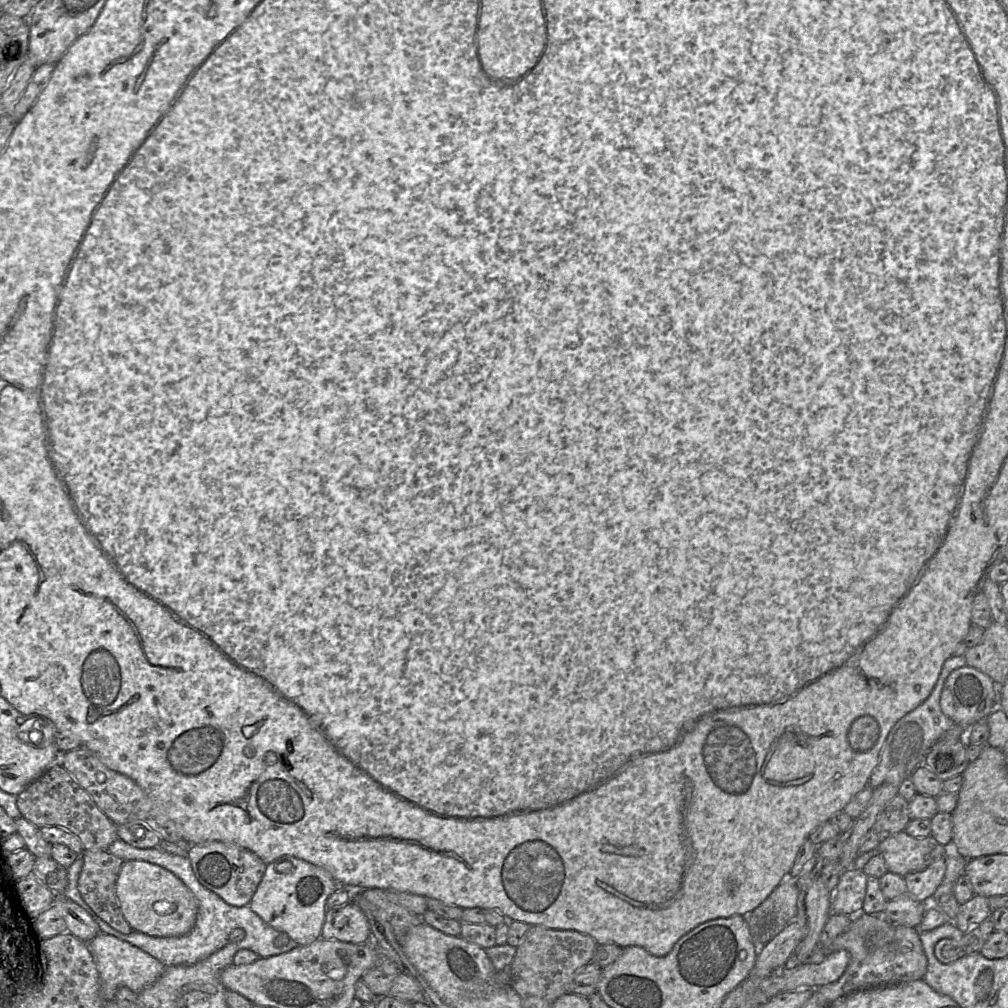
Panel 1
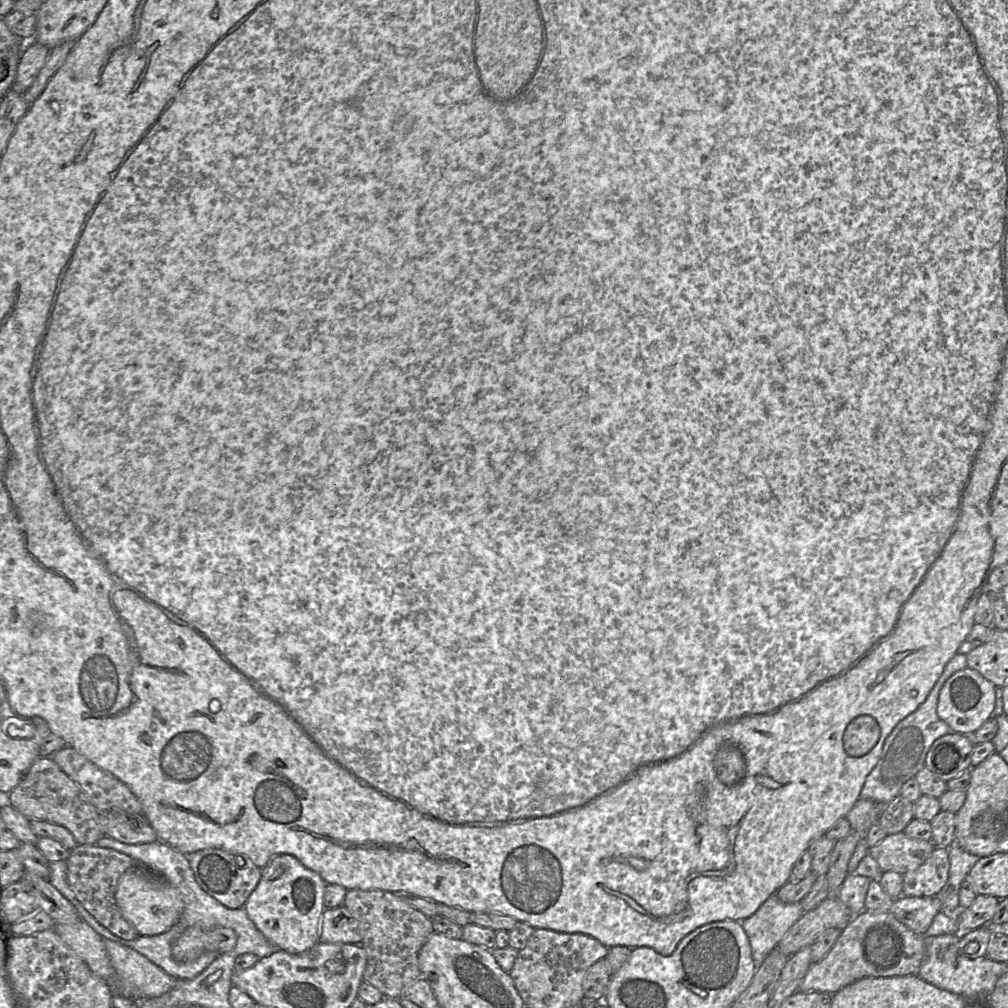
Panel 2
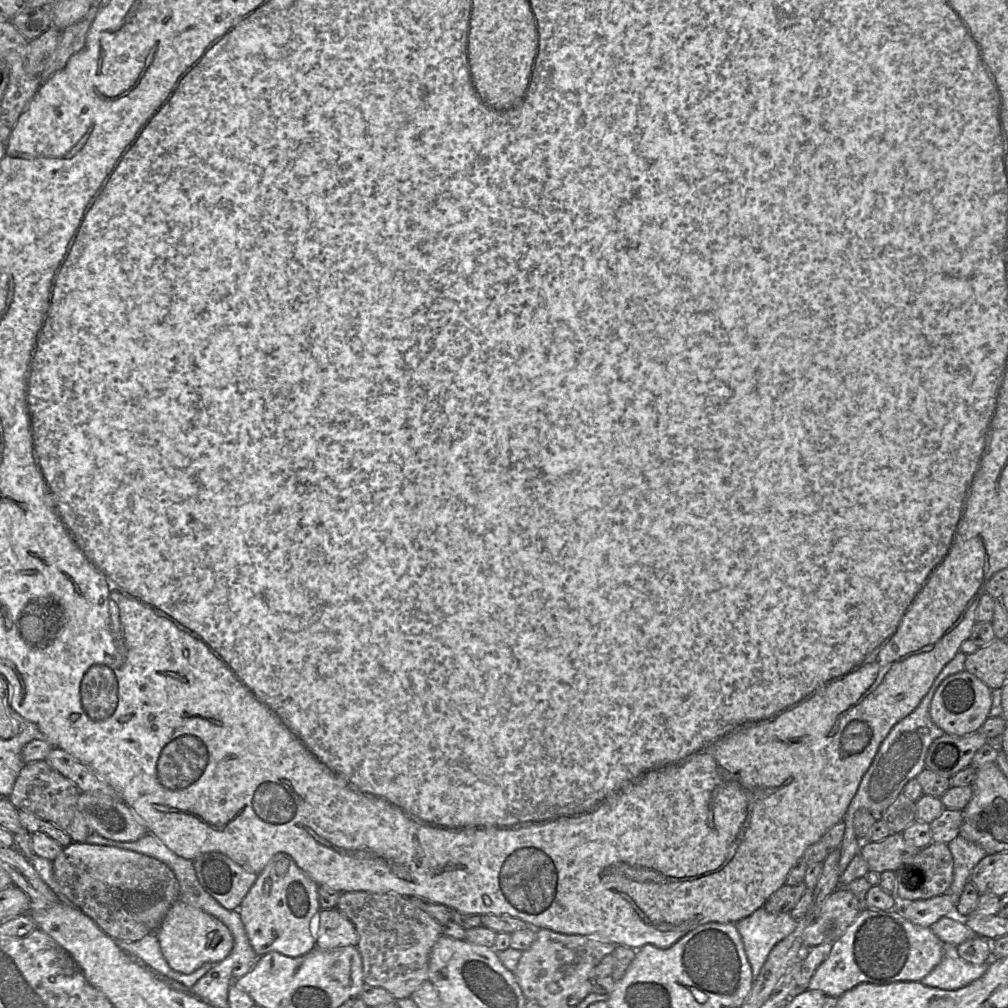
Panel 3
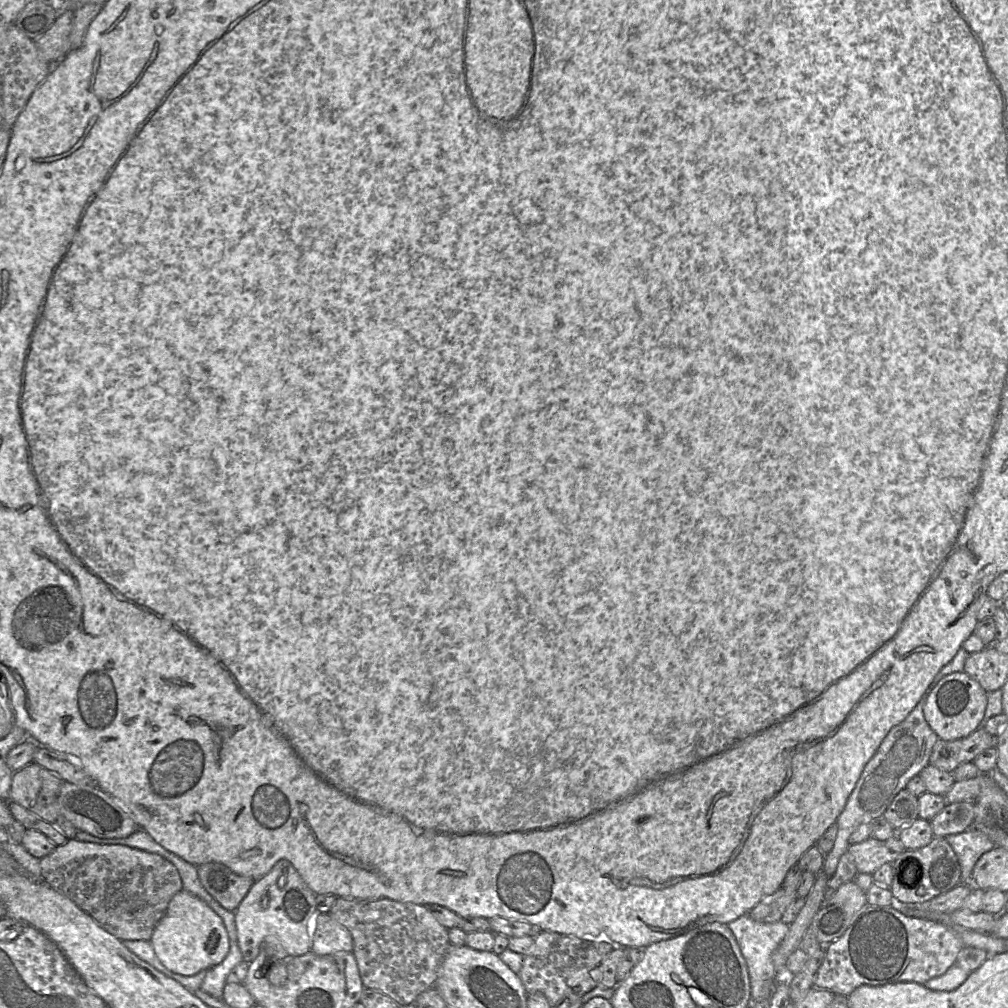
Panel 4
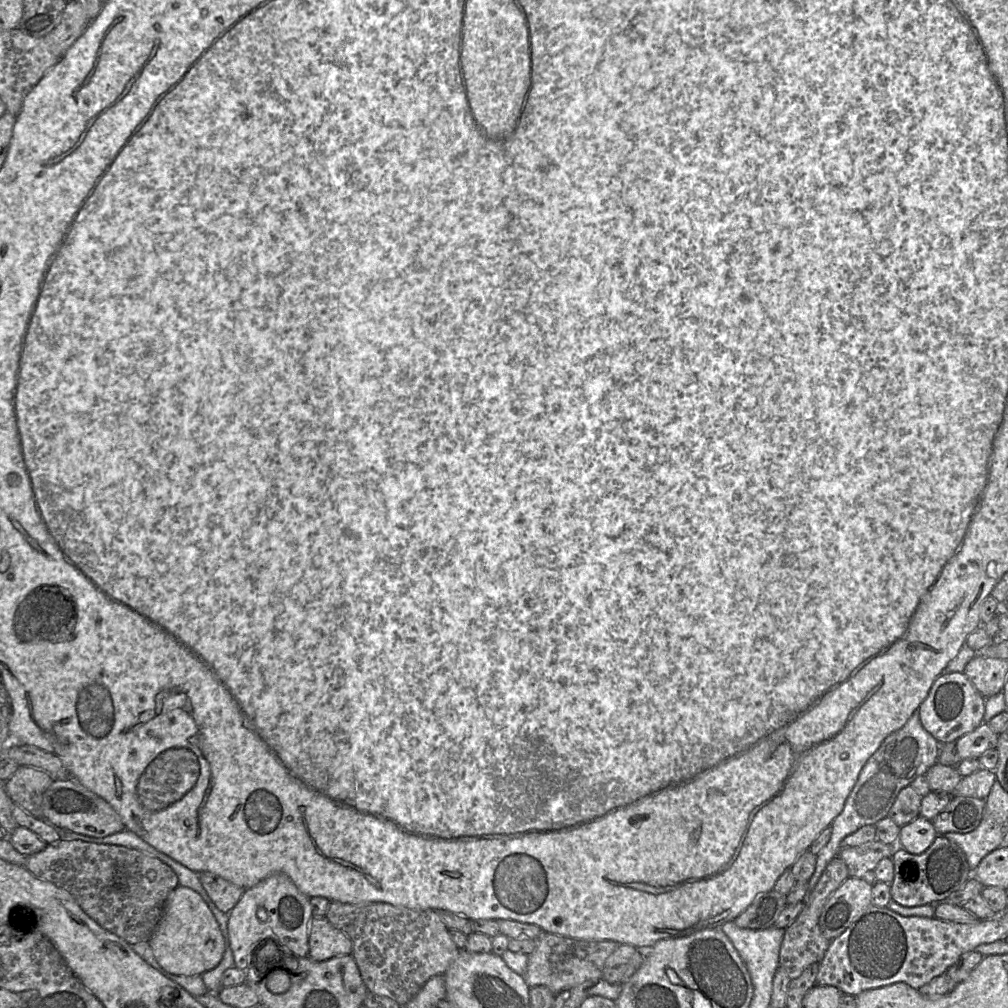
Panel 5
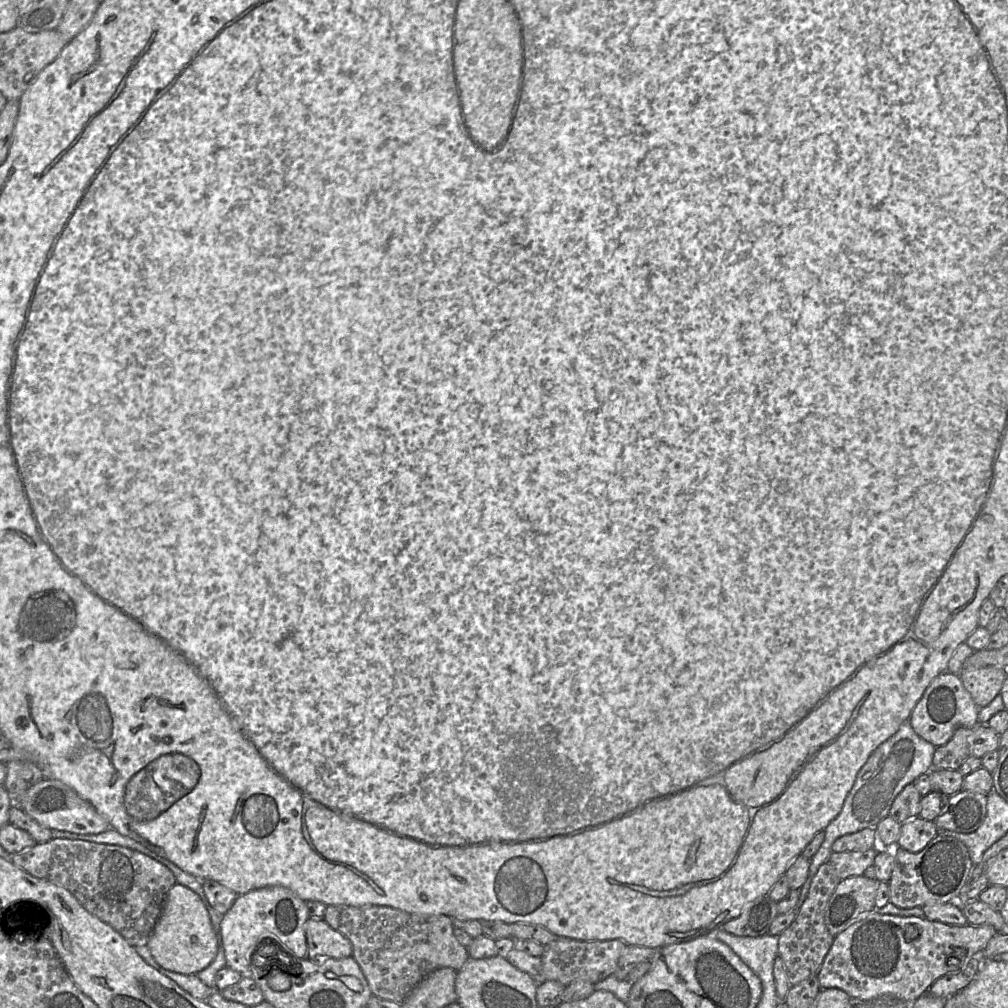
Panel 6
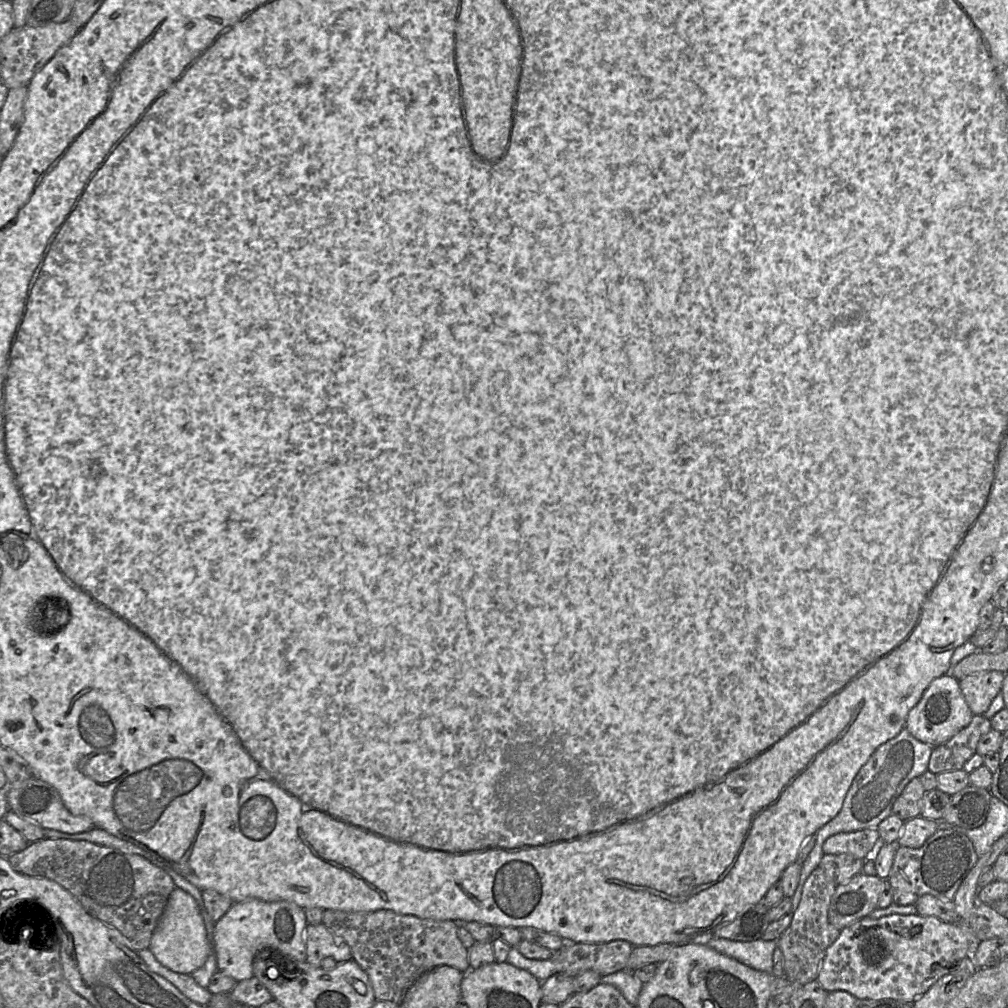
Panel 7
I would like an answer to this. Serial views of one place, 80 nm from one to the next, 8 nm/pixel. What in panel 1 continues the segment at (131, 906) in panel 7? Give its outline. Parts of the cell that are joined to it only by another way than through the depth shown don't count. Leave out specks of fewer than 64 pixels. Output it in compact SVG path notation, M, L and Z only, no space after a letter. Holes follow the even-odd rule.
M85 850L80 857L83 859L83 867L78 879L78 890L83 900L113 929L123 934L131 933L133 929L124 918L116 896L116 882L125 861L113 855L108 850Z

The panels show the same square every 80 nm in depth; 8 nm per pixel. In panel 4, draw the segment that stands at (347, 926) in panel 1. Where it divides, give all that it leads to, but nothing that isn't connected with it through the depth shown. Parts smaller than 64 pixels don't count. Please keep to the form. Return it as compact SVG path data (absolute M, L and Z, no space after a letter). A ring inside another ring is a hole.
M317 913L314 918L314 933L311 935L311 952L325 956L353 951L351 933L329 913Z

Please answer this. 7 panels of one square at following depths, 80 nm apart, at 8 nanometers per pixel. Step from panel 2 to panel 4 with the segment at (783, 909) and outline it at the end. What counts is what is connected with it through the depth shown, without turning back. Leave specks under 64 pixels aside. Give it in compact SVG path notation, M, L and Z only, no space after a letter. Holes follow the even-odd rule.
M745 914L727 924L739 945L746 961L751 989L751 1003L769 1000L778 983L772 955L789 931L789 925L781 920L774 923L761 923Z

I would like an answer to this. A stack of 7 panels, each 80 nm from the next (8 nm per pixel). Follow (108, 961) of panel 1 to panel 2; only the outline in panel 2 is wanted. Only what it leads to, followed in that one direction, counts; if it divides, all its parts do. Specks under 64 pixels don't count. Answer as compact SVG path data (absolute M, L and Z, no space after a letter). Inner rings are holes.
M104 939L114 973L113 996L134 1000L158 997L171 990L177 979L132 948Z

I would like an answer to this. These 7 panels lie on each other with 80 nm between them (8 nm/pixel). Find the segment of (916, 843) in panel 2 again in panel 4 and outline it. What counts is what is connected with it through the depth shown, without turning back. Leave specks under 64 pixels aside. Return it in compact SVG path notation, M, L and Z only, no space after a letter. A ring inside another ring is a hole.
M898 836L885 841L872 837L864 842L850 845L847 850L854 858L858 874L871 875L883 864L892 864L904 851L906 848Z

